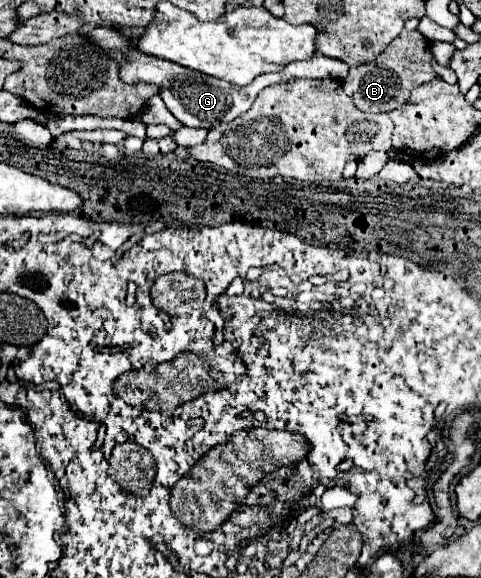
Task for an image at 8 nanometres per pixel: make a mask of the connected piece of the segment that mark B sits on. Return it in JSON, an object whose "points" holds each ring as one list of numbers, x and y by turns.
{"points":[[415,28,403,30,399,38,395,38,383,54,375,62,361,64,349,70,347,80,343,82,343,90,353,98,355,106,361,112,391,112,409,102,409,94,413,88,439,78,431,66,433,52,429,40]]}

